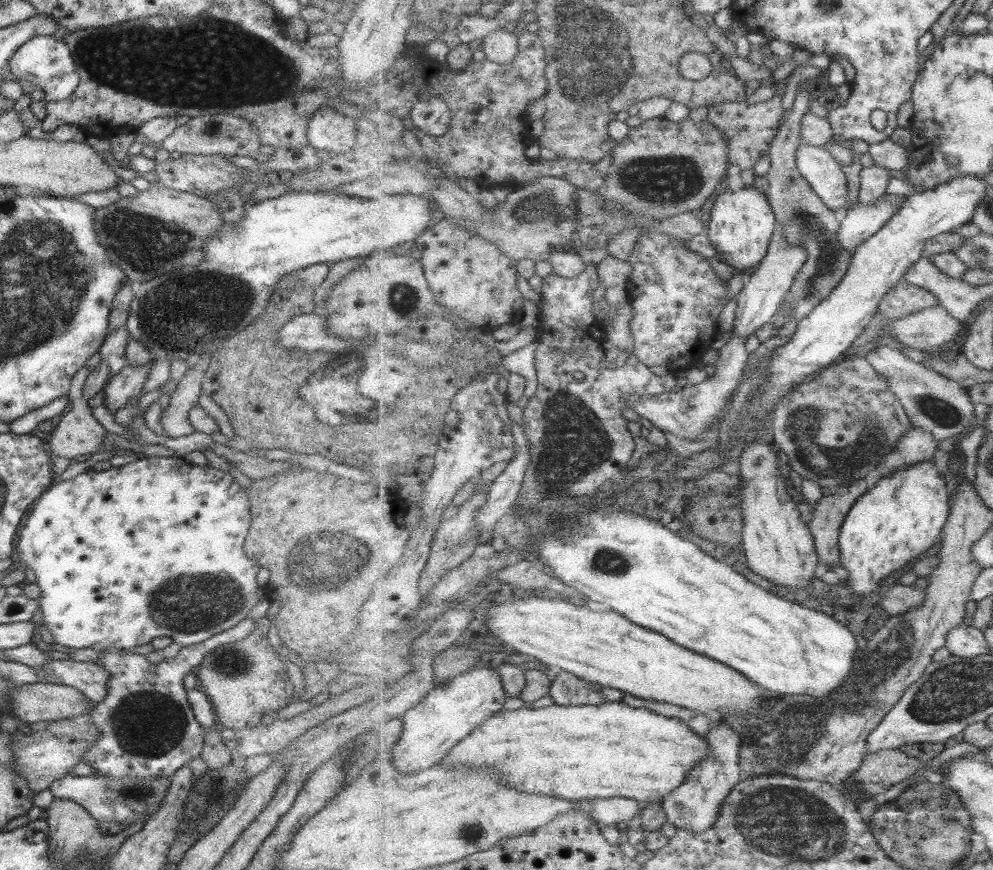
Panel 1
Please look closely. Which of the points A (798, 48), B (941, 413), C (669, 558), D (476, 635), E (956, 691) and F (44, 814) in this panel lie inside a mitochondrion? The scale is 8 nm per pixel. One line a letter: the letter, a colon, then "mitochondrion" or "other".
A: other
B: mitochondrion
C: other
D: other
E: mitochondrion
F: other

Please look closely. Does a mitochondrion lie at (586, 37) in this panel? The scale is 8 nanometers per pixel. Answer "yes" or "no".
yes

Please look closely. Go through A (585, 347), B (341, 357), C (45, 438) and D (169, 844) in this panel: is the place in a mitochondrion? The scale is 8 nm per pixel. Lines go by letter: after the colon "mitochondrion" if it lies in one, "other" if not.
A: other
B: other
C: other
D: other

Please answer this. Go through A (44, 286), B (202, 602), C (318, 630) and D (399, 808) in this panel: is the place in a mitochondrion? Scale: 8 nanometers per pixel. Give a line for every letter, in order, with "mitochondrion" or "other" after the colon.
A: mitochondrion
B: mitochondrion
C: other
D: other

